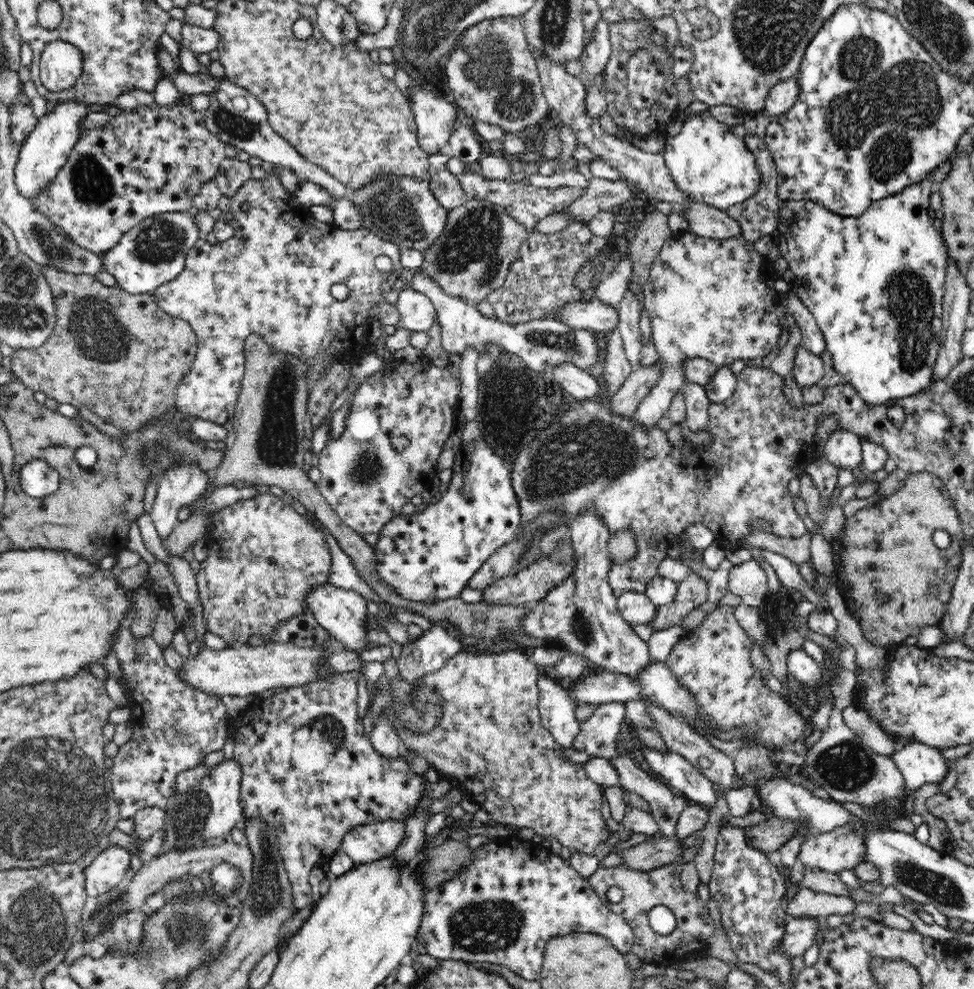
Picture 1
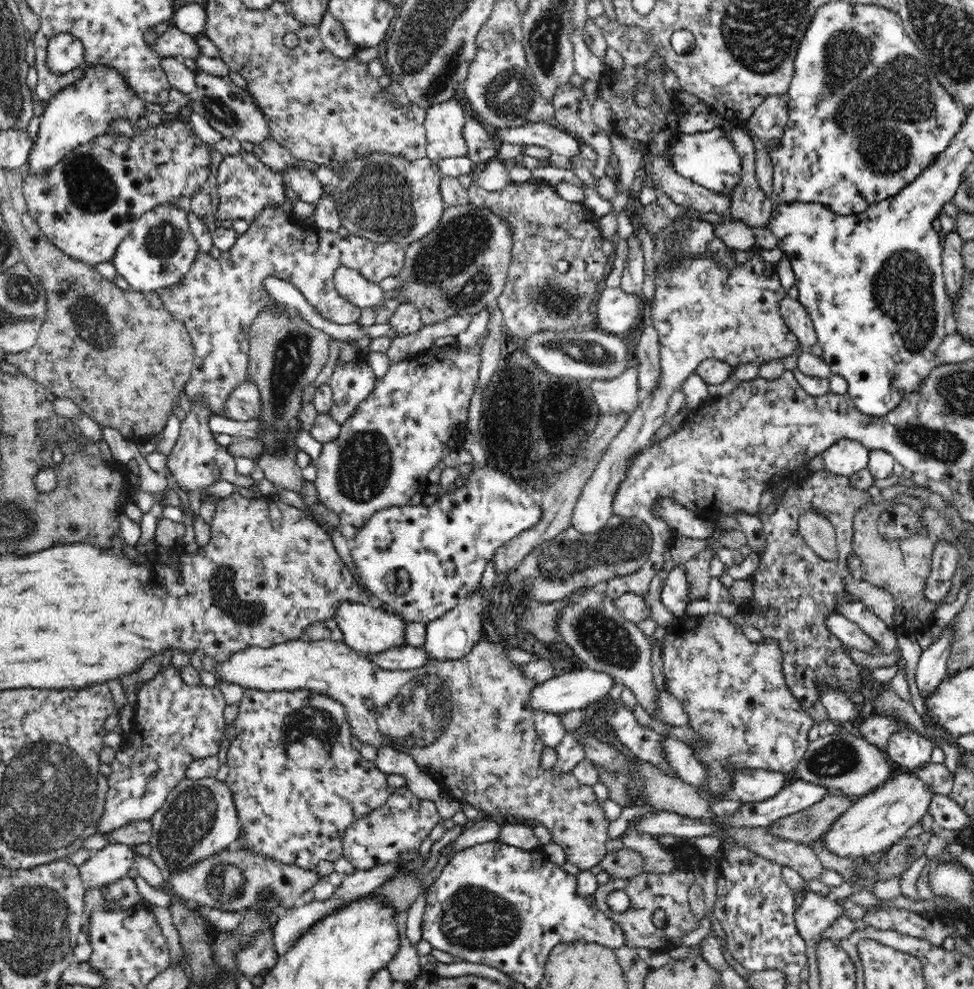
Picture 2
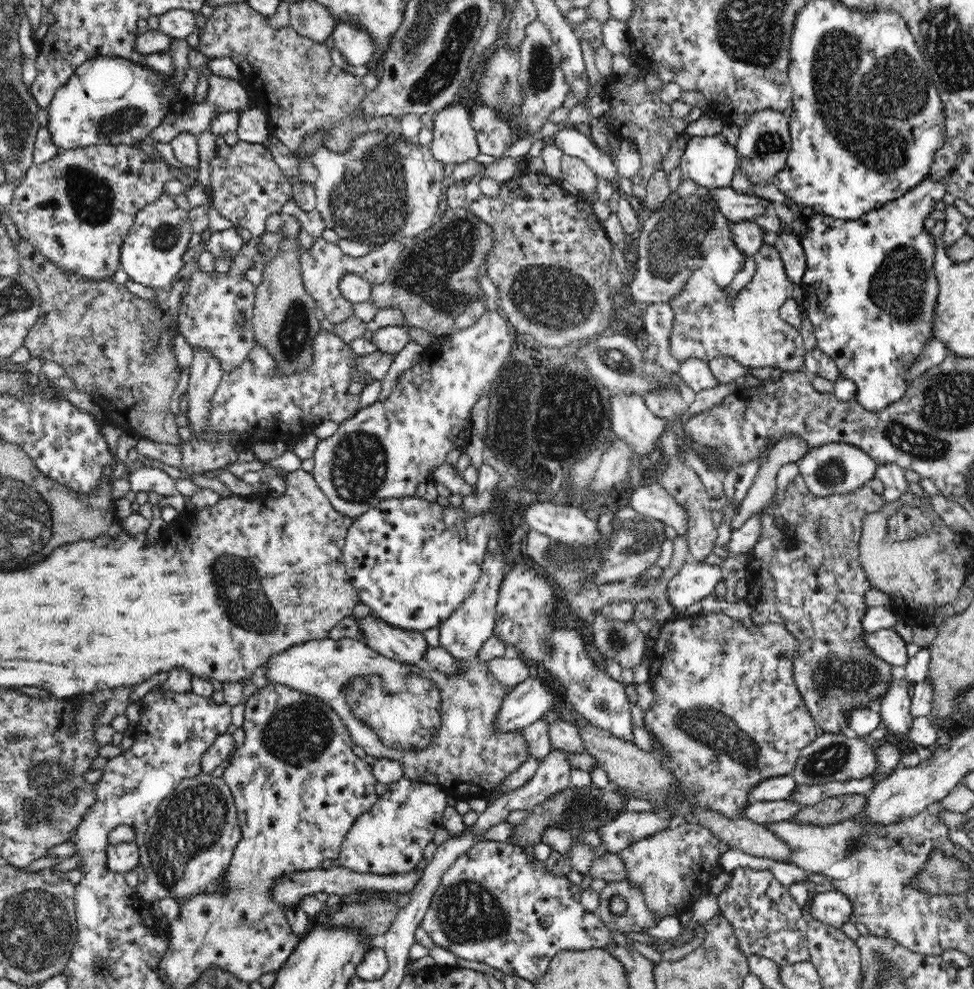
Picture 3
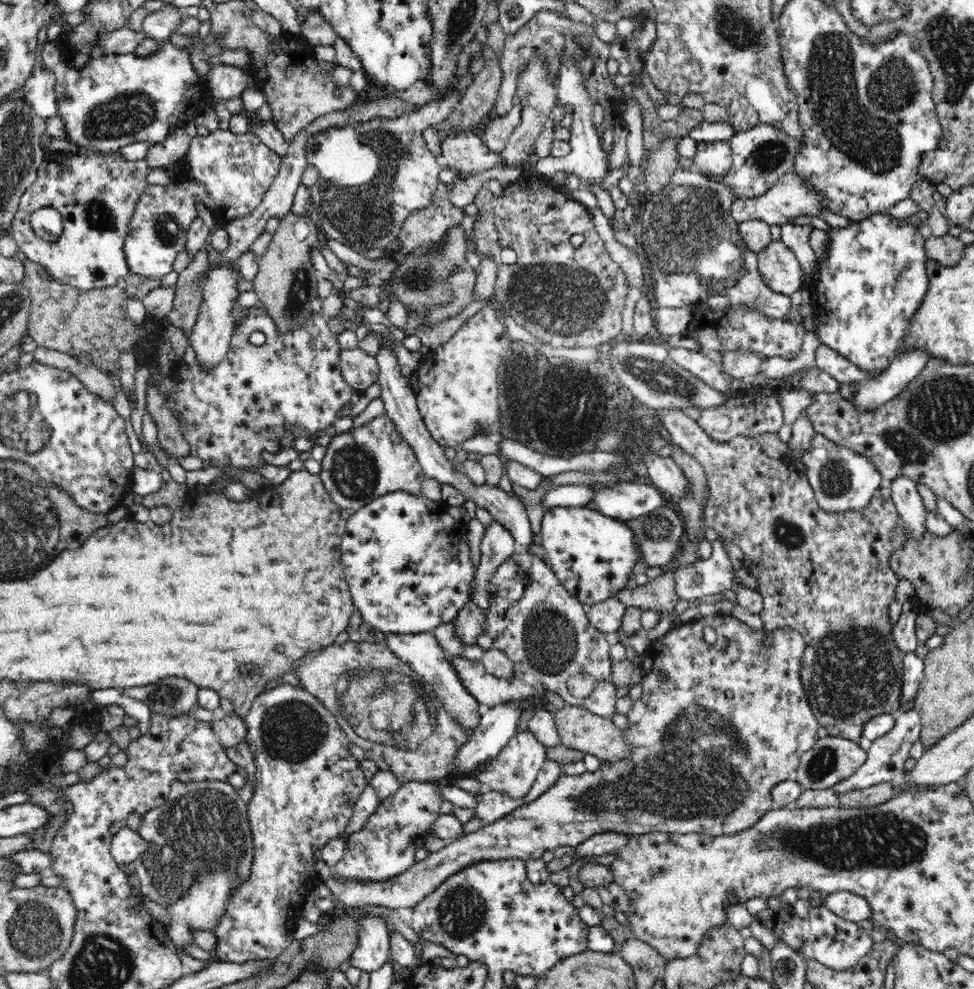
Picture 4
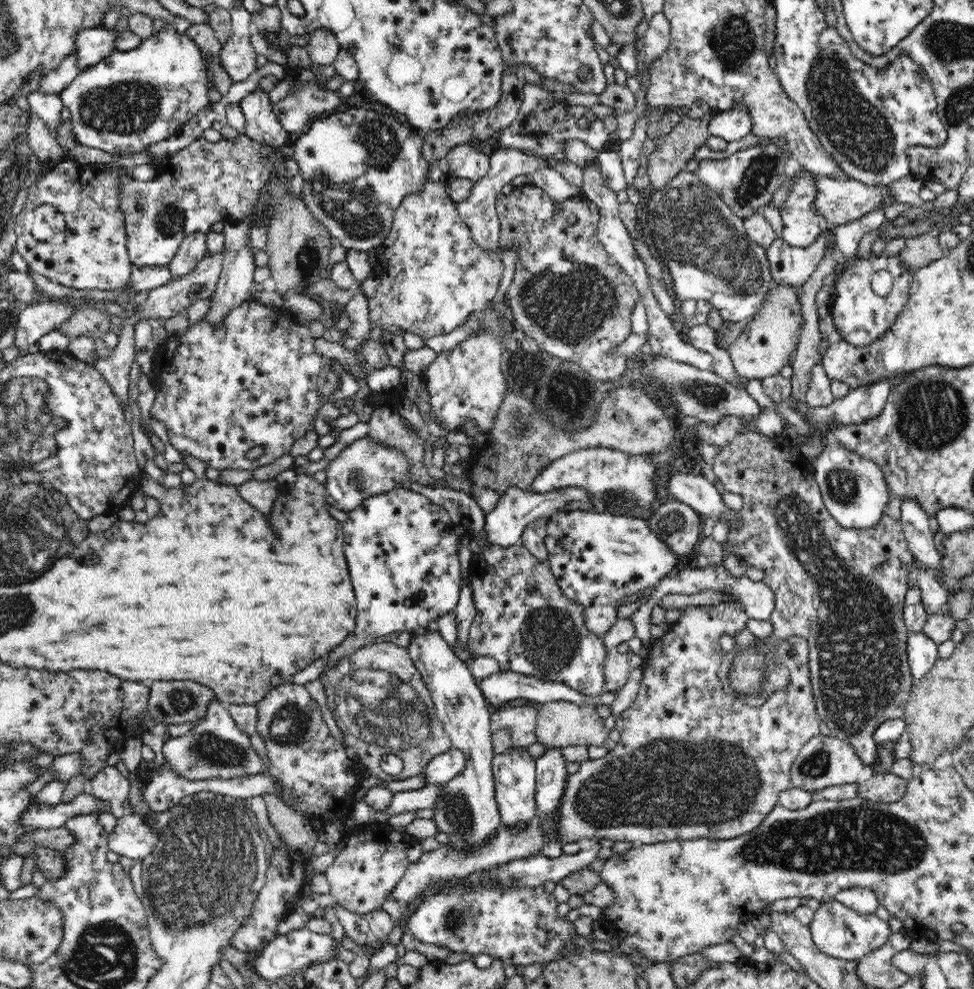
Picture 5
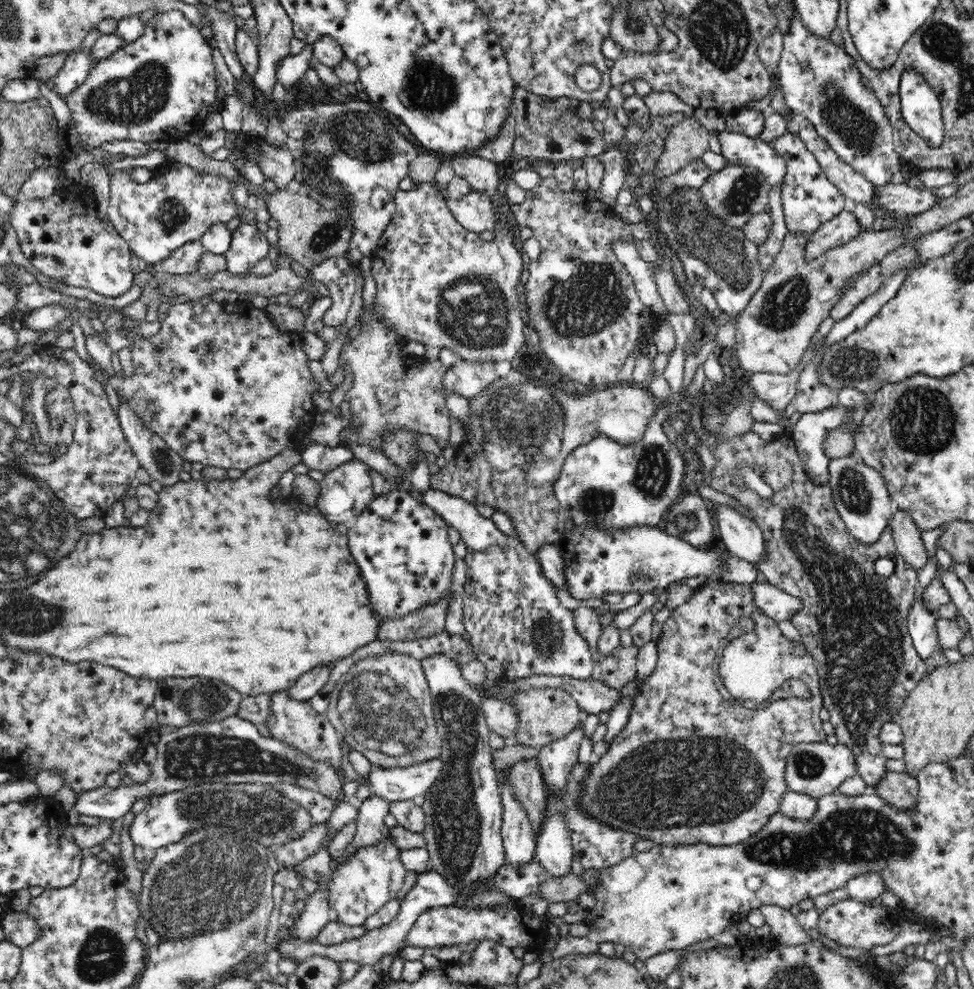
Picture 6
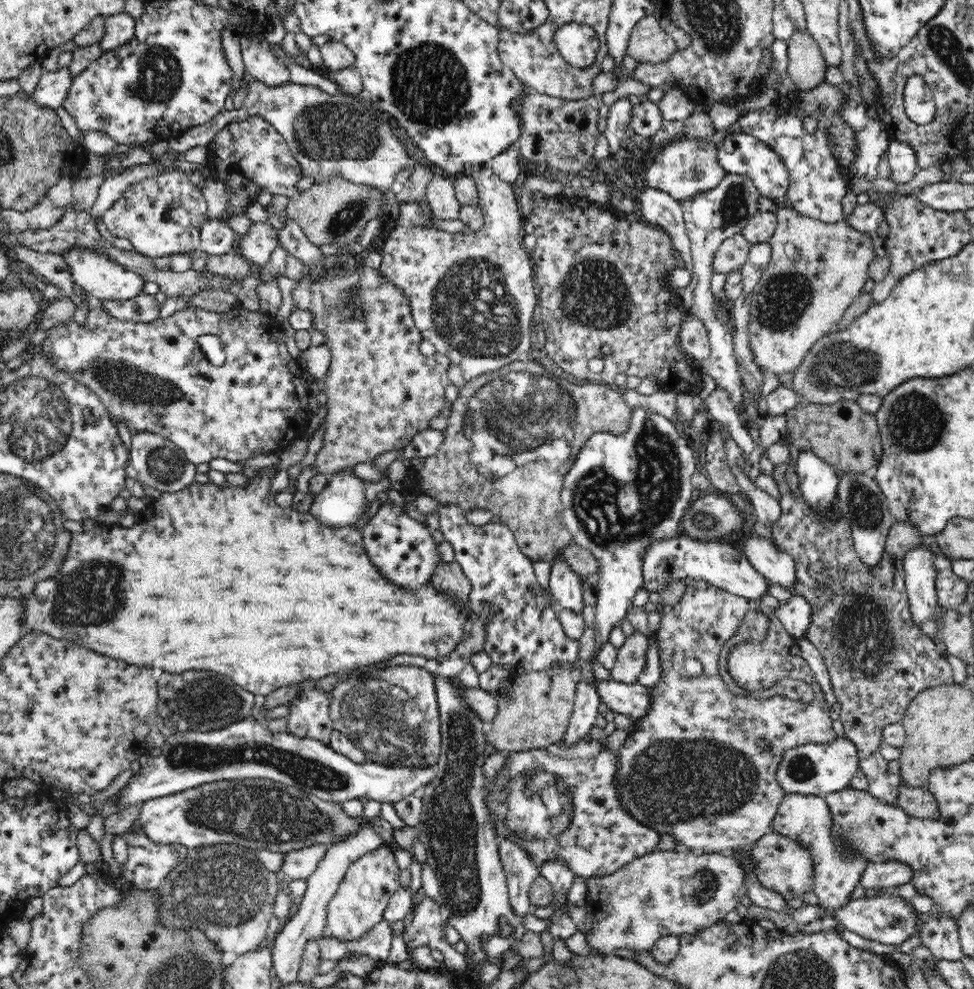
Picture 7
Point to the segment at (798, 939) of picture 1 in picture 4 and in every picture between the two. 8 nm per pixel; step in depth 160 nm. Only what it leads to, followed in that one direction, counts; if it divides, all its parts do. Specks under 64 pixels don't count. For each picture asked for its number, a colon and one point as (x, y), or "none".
2: (815, 913)
3: (833, 907)
4: (851, 907)

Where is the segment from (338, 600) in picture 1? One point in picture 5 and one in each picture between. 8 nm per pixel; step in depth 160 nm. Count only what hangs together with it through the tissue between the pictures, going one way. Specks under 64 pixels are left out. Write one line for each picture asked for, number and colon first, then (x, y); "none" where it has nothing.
2: (366, 629)
3: (408, 646)
4: (421, 652)
5: (466, 809)

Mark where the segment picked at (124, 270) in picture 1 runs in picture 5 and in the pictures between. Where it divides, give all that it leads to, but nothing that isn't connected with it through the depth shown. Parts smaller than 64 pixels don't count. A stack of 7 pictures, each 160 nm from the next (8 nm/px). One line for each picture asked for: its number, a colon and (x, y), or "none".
2: (160, 250)
3: (155, 250)
4: (229, 173)
5: (207, 182)

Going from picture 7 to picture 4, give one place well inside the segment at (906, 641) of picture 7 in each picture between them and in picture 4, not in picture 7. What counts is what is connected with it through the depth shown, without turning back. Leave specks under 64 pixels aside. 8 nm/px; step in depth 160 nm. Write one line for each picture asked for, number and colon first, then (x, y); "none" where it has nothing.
4: (826, 575)
5: (843, 590)
6: (853, 622)

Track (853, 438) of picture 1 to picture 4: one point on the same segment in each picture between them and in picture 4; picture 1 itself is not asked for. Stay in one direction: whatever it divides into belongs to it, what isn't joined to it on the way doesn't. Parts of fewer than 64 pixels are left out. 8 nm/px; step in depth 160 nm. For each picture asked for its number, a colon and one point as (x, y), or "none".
2: (845, 457)
3: (834, 468)
4: (841, 479)

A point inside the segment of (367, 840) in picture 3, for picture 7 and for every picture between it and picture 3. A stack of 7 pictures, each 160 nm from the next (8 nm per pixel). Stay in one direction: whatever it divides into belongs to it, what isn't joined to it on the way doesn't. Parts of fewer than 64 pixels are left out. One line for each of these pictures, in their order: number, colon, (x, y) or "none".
4: (386, 846)
5: (367, 868)
6: (370, 877)
7: (364, 893)

